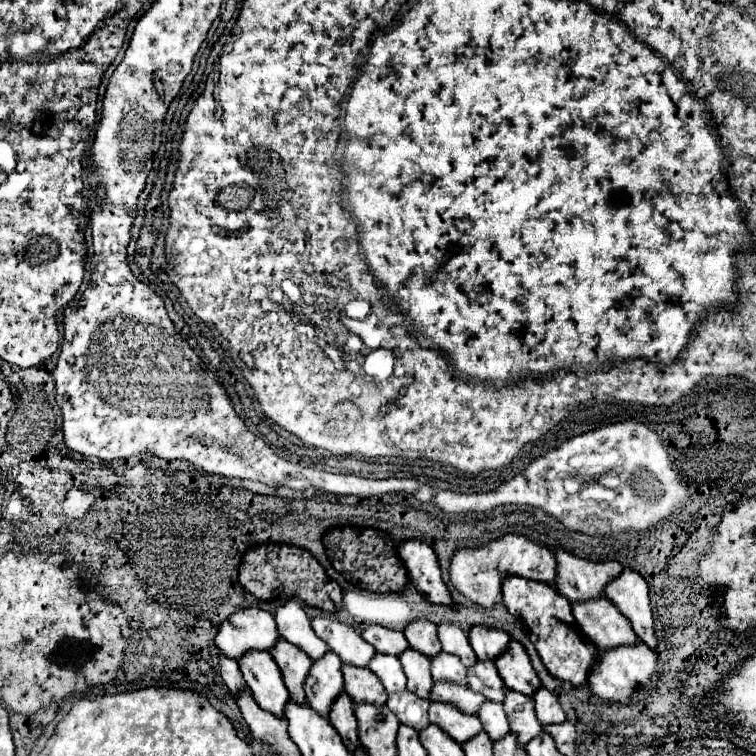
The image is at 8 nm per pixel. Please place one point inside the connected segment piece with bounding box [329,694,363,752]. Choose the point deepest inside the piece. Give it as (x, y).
(342, 717)

